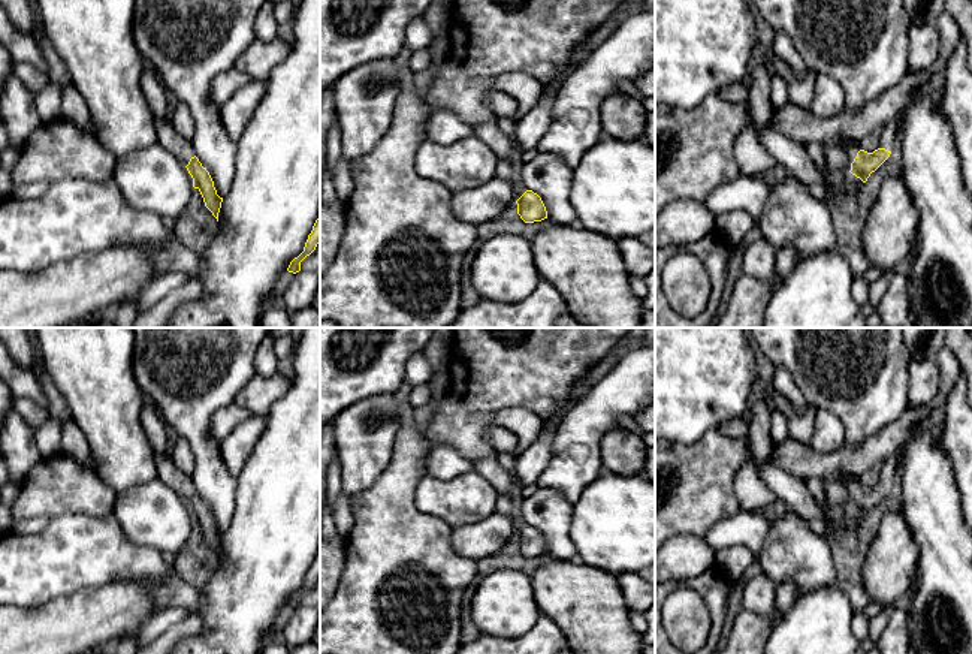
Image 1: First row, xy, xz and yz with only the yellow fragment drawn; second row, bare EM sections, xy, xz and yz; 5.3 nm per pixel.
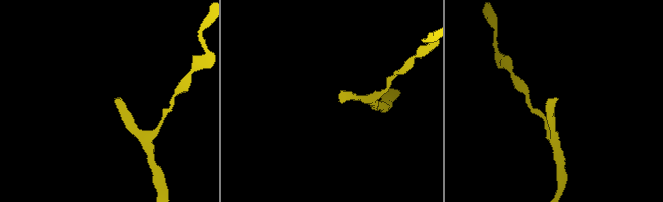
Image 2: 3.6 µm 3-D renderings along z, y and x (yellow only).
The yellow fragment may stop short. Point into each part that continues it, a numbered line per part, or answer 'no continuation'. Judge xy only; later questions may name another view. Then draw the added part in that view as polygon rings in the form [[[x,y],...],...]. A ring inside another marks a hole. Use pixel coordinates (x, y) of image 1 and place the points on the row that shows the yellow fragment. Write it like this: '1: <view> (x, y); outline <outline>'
1: xy (166, 136); outline [[[154,120],[156,124],[156,144],[175,156],[184,166],[194,157],[191,139],[182,138],[170,124],[169,120]]]

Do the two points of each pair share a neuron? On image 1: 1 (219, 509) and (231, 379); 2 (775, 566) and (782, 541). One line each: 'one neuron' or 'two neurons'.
1: one neuron
2: one neuron

